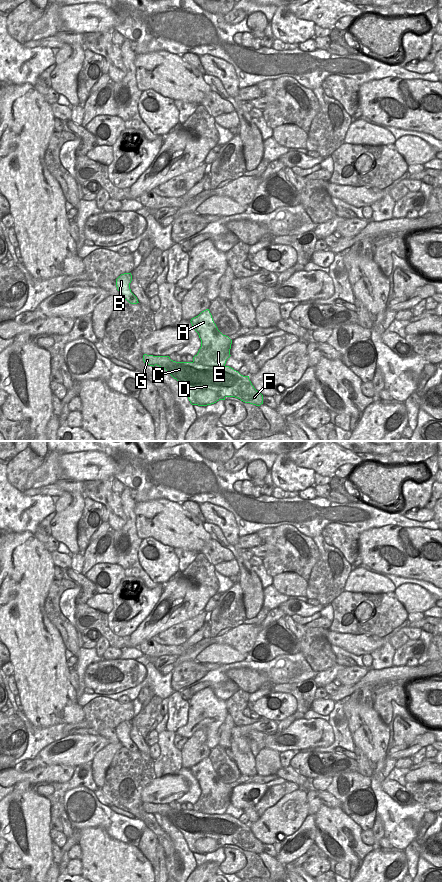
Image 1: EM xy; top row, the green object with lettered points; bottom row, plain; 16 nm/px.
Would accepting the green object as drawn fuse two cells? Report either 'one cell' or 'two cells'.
two cells

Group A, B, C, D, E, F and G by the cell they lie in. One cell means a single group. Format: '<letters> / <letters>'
A E / B C D F G

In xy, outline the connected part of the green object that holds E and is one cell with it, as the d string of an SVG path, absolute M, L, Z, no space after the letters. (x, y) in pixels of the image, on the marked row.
M209 309L202 311L190 322L201 340L201 347L193 357L193 362L205 366L225 366L231 356L232 340L218 330Z

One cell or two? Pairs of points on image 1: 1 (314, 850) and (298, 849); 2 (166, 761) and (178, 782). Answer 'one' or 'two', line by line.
1: two
2: two

